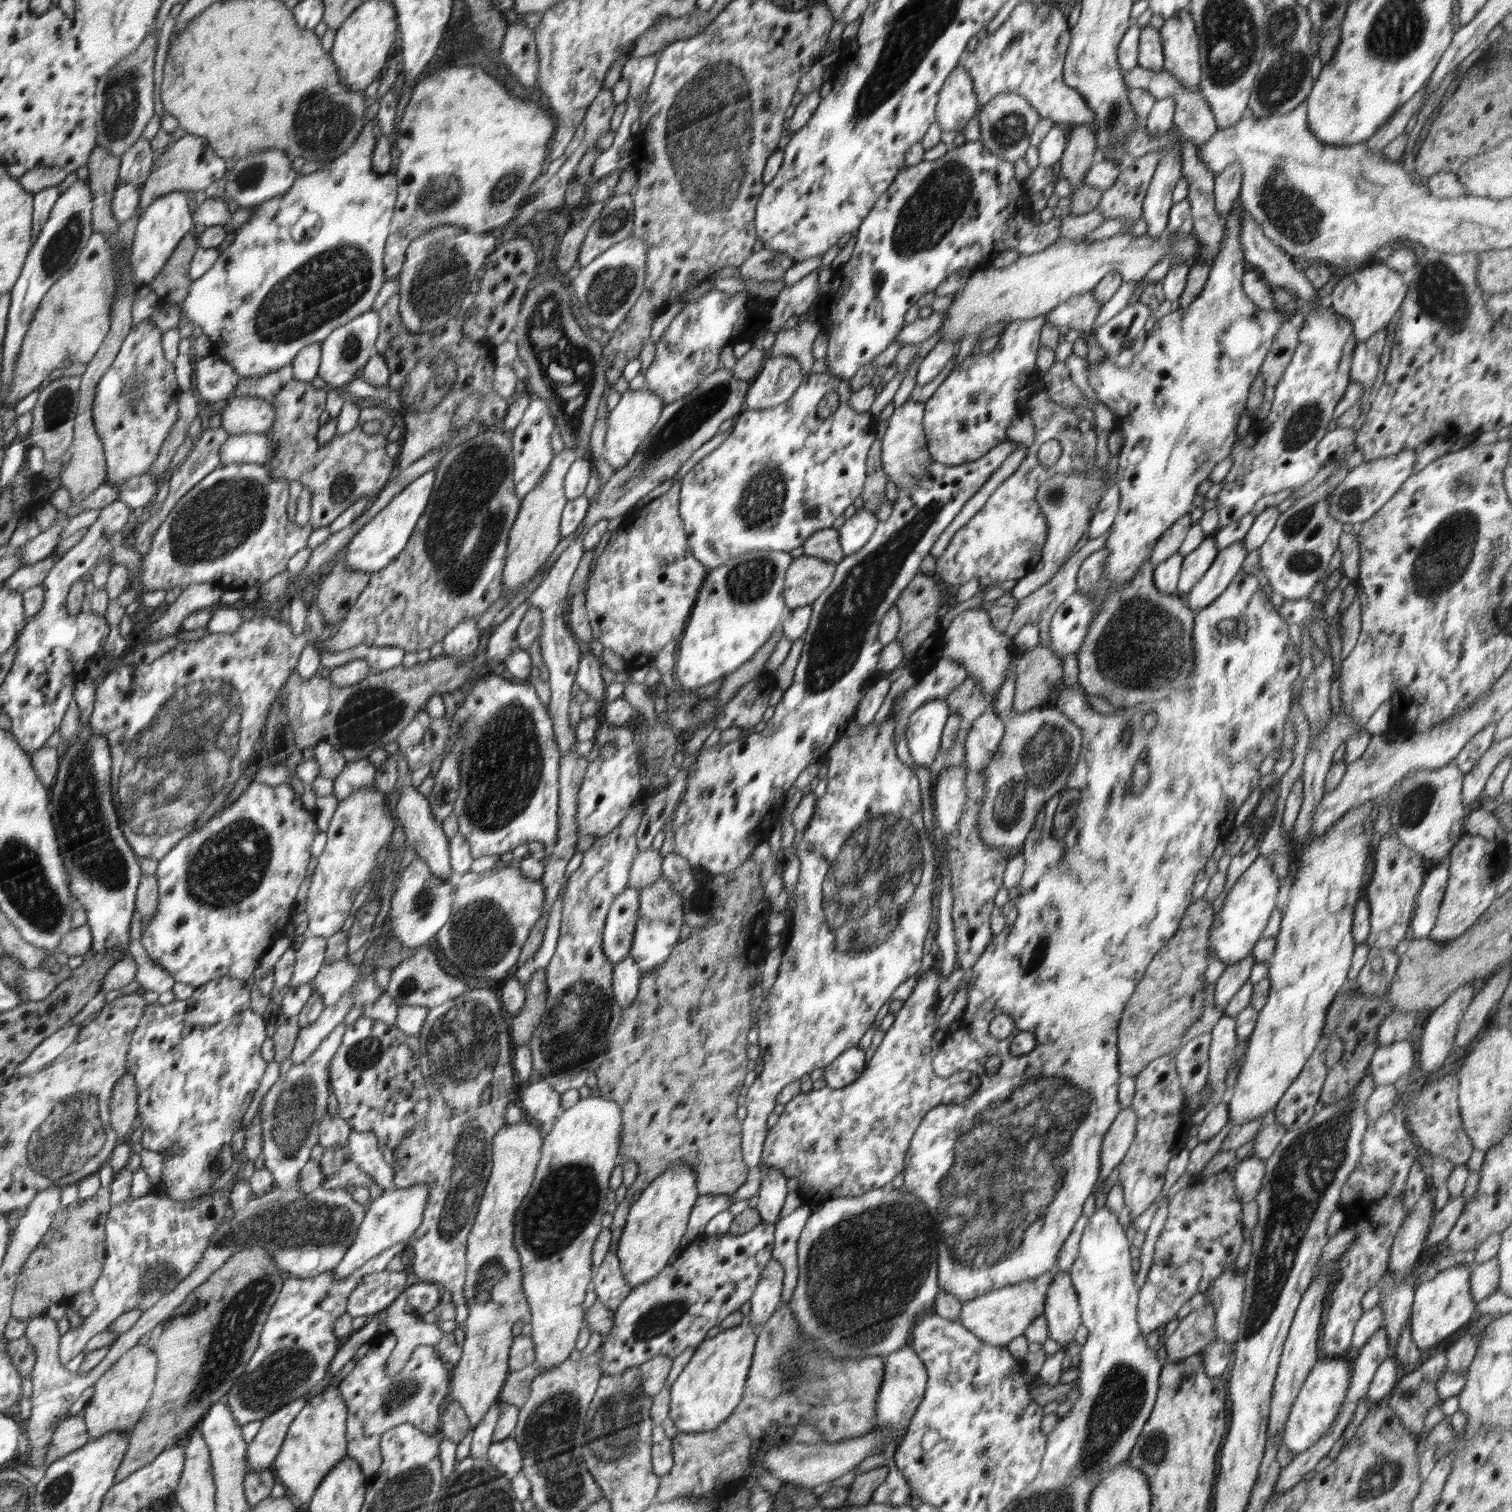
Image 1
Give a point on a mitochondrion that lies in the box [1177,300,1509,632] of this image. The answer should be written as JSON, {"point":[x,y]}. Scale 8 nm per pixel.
{"point":[1447,555]}

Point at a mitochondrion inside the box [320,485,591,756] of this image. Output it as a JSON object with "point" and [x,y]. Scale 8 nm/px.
{"point":[365,717]}

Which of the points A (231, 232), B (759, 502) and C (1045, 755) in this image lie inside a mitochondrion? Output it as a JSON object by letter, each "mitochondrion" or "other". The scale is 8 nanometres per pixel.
{"A":"other","B":"mitochondrion","C":"mitochondrion"}

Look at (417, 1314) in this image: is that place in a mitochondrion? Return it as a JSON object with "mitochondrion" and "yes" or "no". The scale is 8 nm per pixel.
{"mitochondrion":"no"}

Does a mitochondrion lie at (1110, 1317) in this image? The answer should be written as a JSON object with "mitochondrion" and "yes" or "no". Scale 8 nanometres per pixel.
{"mitochondrion":"no"}

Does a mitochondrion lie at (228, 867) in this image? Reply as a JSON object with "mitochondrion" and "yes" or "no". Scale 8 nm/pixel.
{"mitochondrion":"yes"}

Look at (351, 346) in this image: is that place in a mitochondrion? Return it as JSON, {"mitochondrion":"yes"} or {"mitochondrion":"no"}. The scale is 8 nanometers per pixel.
{"mitochondrion":"yes"}

